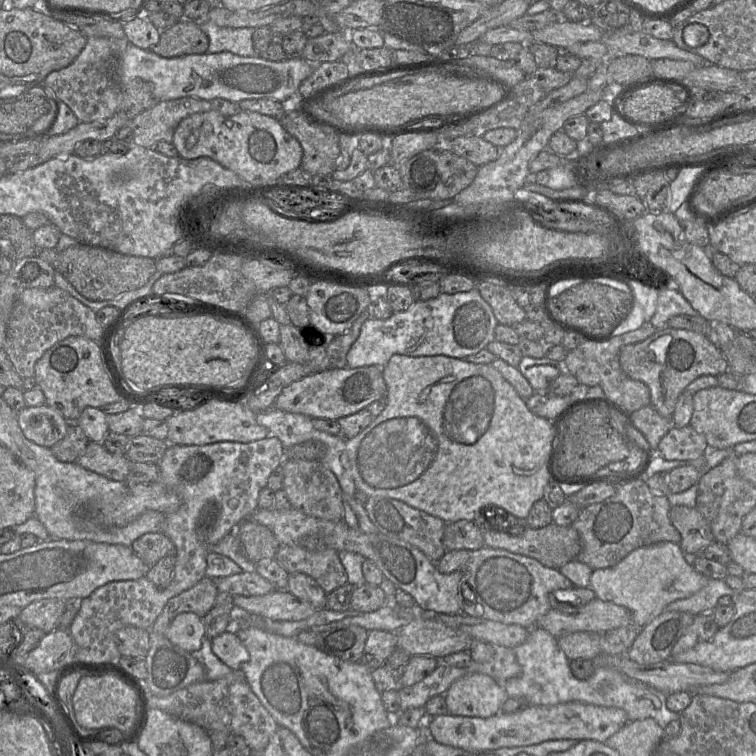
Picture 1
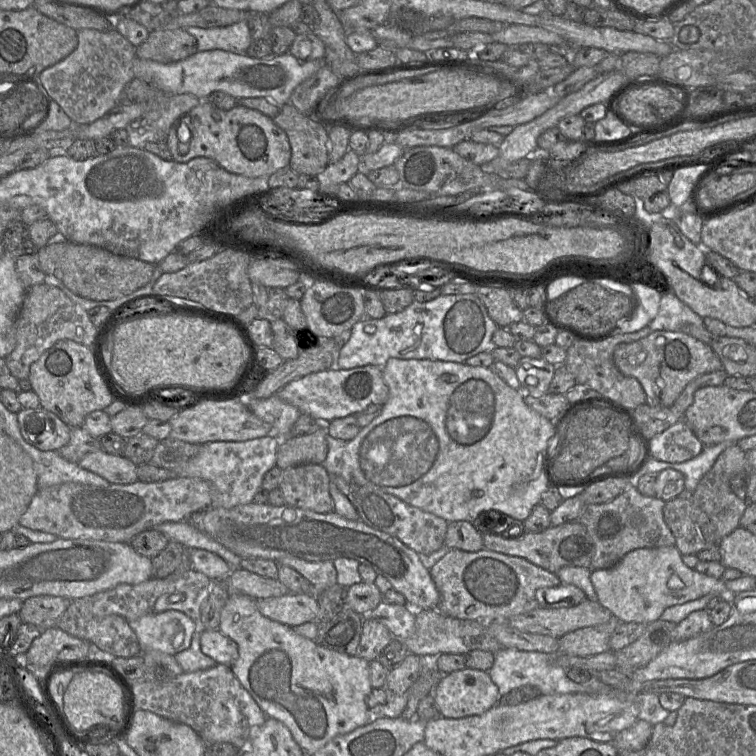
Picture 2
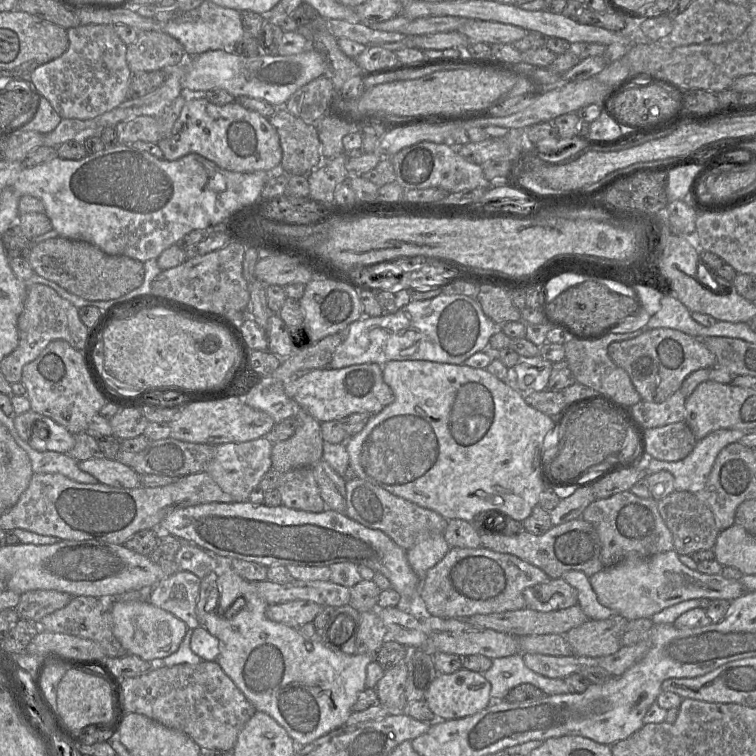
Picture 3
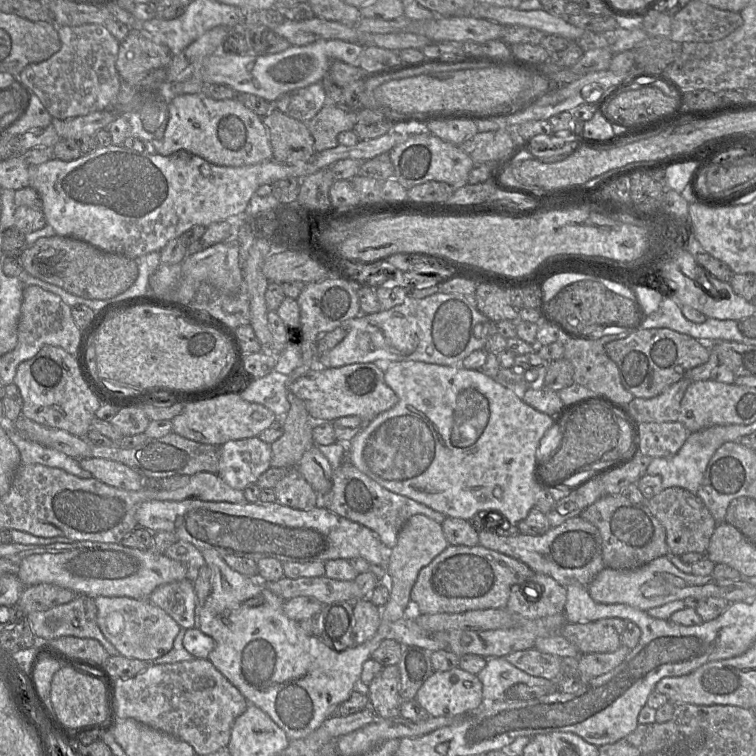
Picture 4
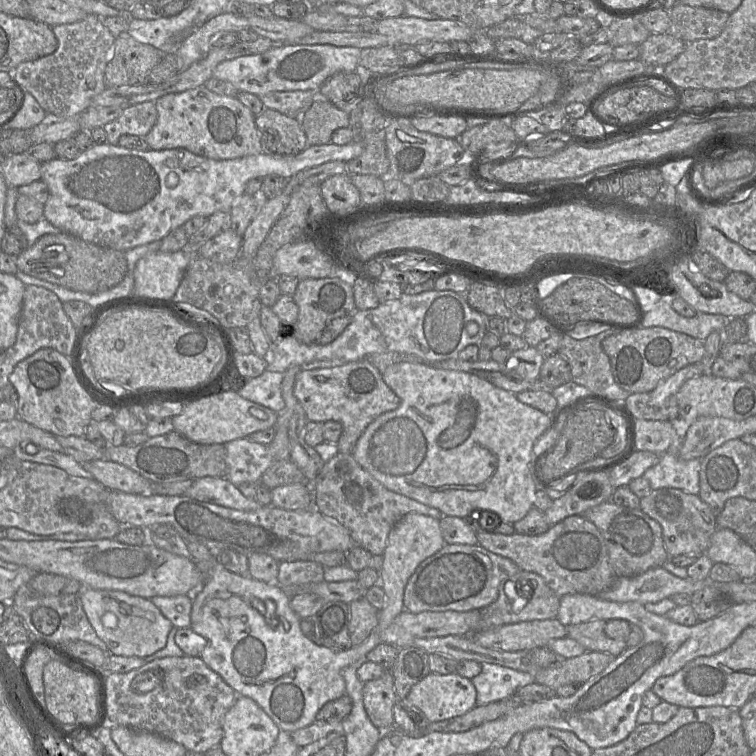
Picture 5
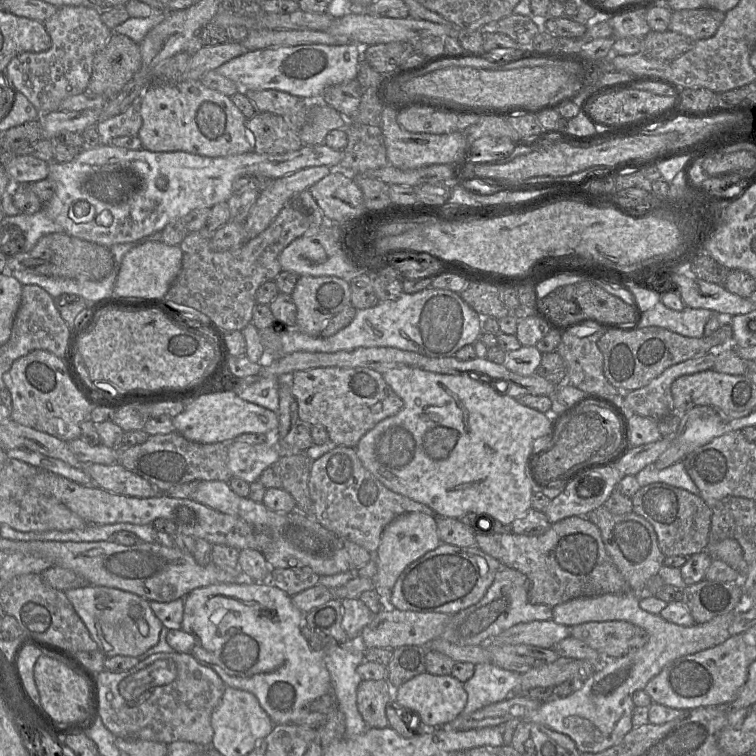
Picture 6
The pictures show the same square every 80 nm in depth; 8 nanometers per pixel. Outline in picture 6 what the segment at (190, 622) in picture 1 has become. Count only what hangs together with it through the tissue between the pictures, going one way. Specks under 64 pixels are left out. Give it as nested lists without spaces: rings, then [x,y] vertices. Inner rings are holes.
[[[94,585],[68,589],[64,593],[105,657],[138,657],[158,643],[163,624],[152,611],[148,600],[120,589]]]

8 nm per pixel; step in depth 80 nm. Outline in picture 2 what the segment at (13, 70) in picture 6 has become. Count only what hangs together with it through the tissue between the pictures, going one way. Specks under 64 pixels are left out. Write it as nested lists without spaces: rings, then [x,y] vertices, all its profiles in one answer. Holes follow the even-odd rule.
[[[113,28],[105,31],[78,30],[77,38],[76,49],[58,63],[44,69],[38,76],[37,86],[61,107],[73,124],[85,125],[101,118],[121,102],[124,87],[134,78],[133,59],[136,47]]]

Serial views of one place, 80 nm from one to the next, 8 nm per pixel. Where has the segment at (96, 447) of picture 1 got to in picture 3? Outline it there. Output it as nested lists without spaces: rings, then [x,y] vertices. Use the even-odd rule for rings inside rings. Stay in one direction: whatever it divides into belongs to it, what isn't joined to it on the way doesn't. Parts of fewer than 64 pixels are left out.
[[[106,458],[81,460],[78,467],[94,476],[99,483],[108,486],[128,489],[141,486],[139,475],[131,467],[115,460]]]

